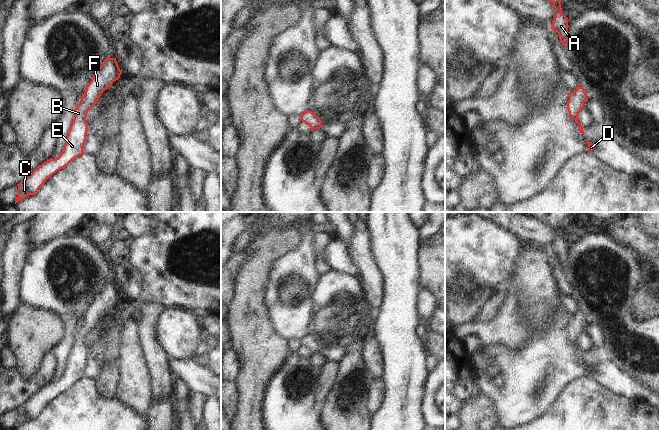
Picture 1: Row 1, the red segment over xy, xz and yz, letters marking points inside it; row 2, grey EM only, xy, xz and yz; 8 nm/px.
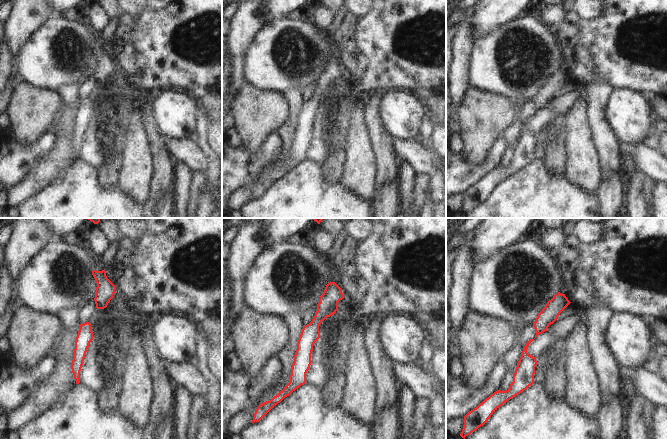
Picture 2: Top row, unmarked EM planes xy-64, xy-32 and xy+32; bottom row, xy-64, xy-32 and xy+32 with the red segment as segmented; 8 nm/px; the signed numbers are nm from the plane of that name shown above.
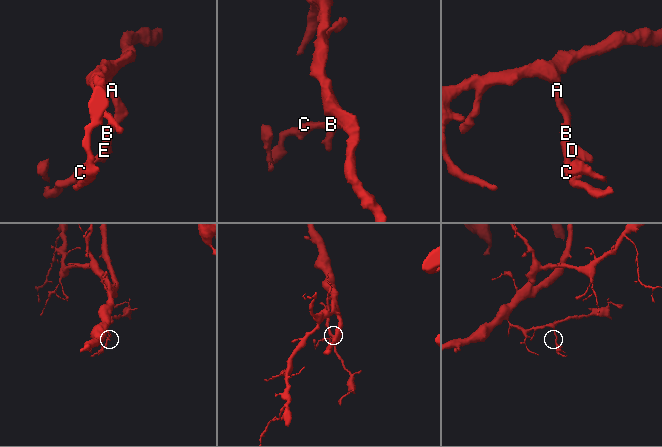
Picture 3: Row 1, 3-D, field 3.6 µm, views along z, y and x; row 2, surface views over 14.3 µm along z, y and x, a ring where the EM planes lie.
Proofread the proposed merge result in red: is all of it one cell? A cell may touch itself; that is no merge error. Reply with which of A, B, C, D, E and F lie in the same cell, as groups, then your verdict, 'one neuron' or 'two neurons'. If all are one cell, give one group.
A B C D E F | one neuron

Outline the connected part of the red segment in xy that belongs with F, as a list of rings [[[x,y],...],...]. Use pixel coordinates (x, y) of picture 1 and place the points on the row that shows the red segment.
[[[107,57],[101,67],[95,70],[79,104],[74,109],[74,119],[62,153],[58,158],[50,158],[42,163],[26,179],[17,184],[18,195],[15,204],[28,195],[35,194],[48,178],[67,166],[76,157],[84,154],[83,147],[88,131],[86,114],[98,102],[101,94],[120,78],[121,74],[122,71],[116,58],[110,57]]]

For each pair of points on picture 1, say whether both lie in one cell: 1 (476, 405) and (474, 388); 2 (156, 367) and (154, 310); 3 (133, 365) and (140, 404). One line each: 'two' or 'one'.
1: two
2: one
3: one

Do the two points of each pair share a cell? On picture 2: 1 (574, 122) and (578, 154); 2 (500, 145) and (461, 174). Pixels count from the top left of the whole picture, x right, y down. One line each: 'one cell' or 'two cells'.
1: one cell
2: one cell

